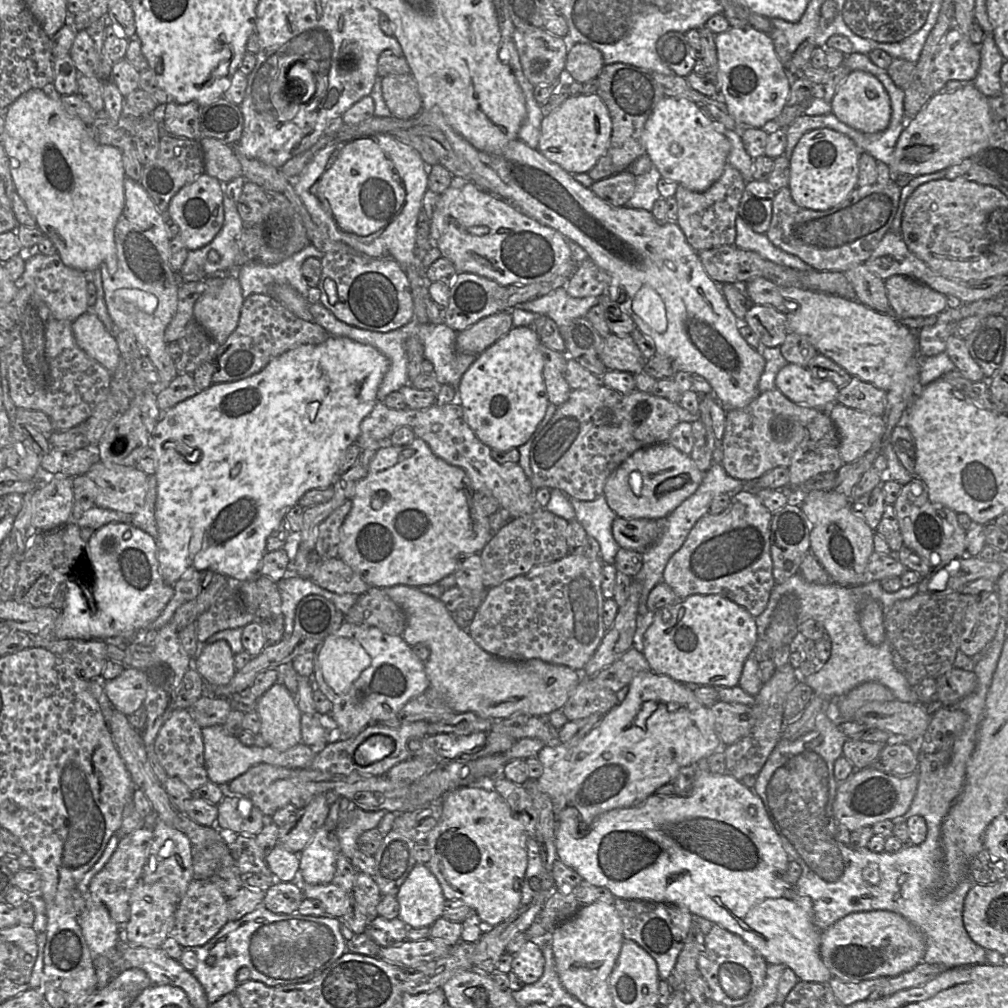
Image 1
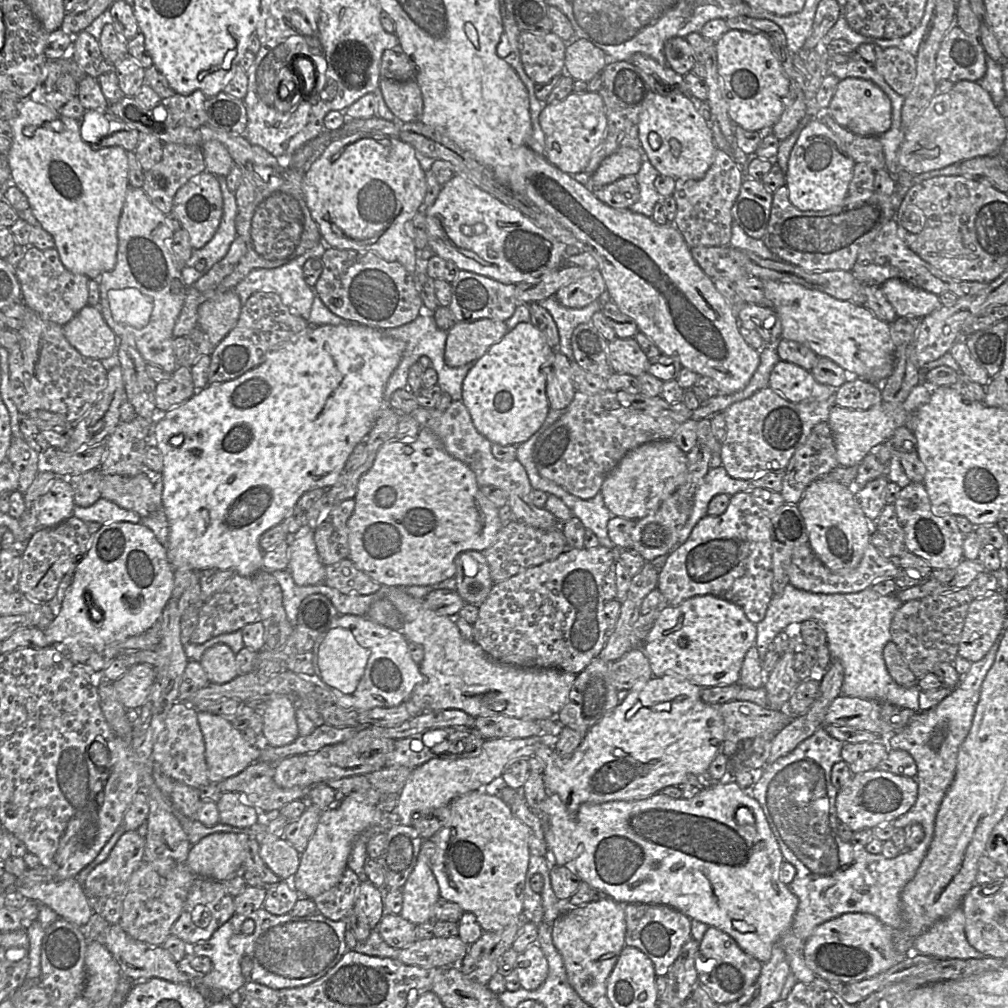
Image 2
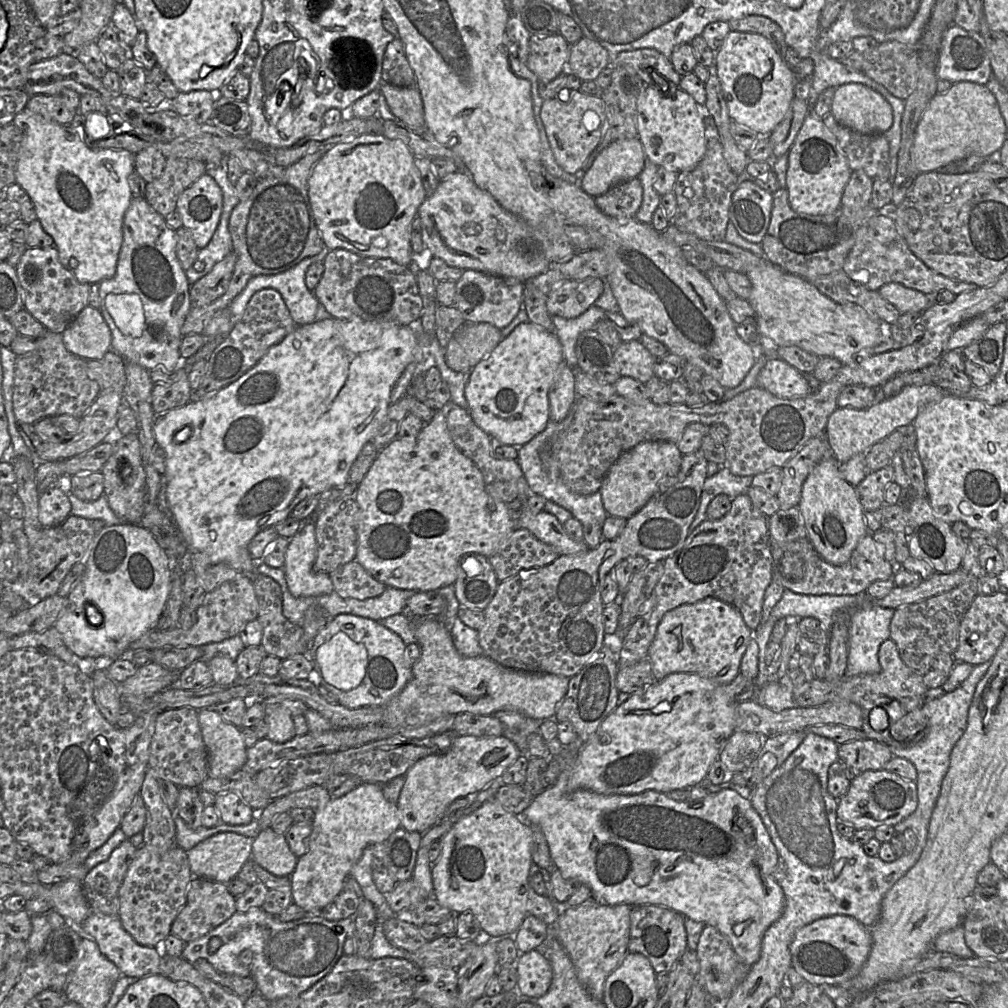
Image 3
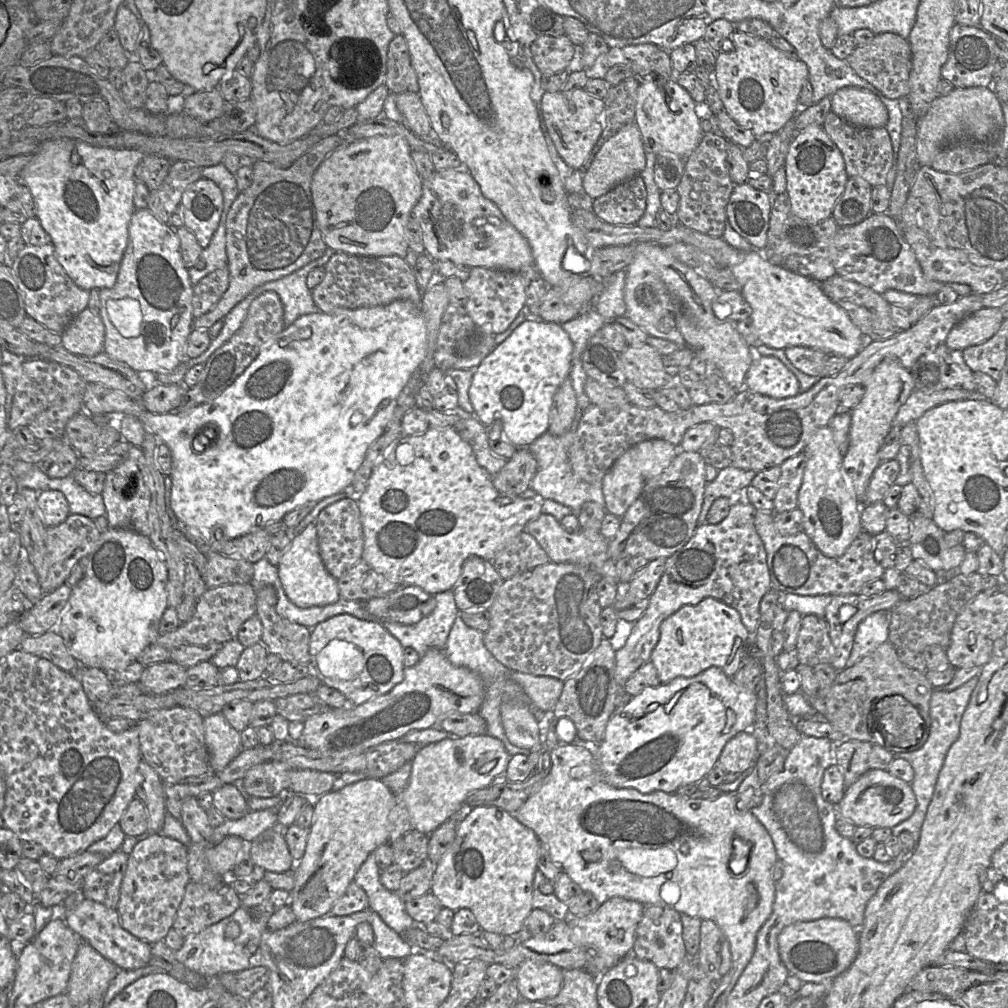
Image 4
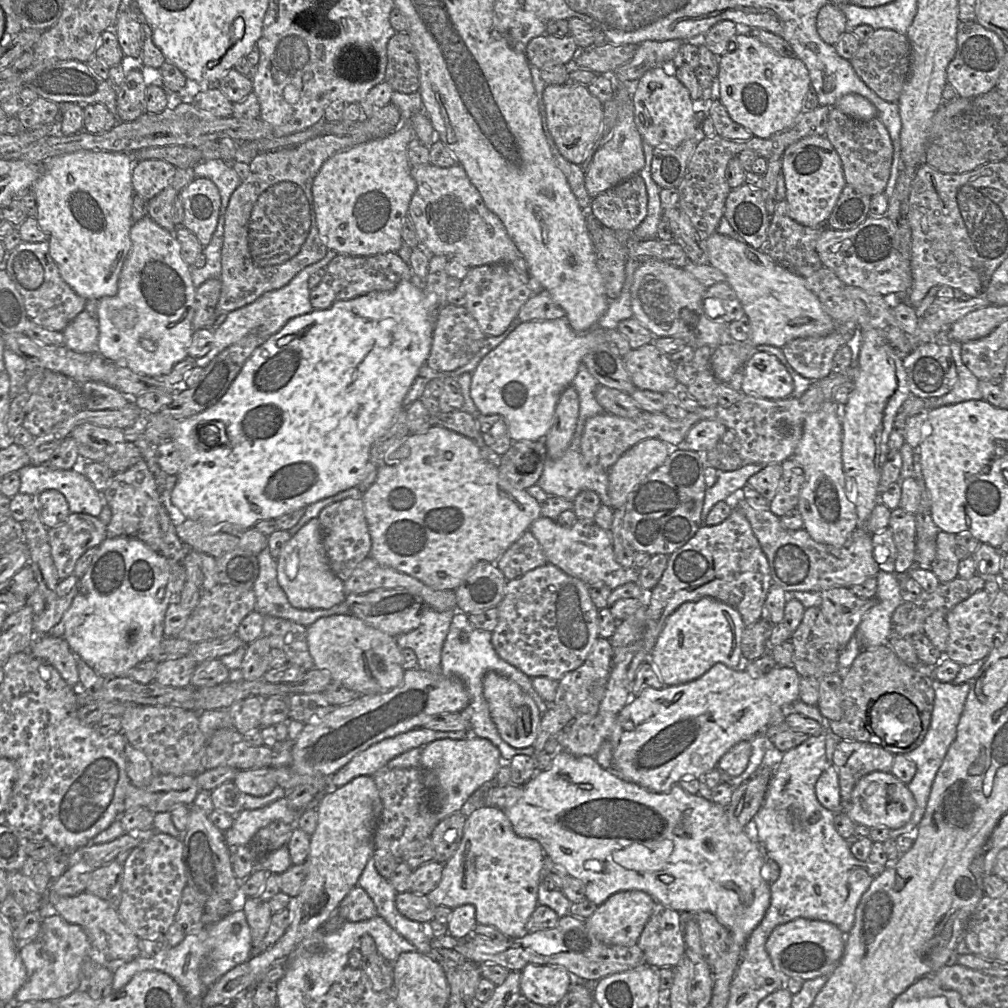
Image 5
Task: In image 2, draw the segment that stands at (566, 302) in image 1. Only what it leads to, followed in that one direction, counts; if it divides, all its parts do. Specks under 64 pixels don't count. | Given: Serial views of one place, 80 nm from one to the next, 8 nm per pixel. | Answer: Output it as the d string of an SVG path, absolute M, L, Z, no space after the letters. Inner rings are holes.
M555 296L538 303L551 314L556 323L560 338L558 351L564 354L570 362L575 361L571 343L572 333L579 324L591 322L593 314L602 311L602 305L598 301L593 301L580 309L568 308L561 305Z

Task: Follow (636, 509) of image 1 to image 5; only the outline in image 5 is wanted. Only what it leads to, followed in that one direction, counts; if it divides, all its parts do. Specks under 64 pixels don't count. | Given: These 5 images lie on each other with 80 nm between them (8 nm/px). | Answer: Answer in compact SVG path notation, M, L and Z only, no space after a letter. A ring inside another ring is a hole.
M648 438L631 447L608 470L608 493L612 502L611 508L624 509L629 494L651 472L661 466L671 453L670 446L659 439Z

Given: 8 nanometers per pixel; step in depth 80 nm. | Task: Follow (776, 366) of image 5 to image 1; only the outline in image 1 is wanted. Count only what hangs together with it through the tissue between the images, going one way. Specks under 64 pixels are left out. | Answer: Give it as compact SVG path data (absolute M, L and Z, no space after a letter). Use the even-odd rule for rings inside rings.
M788 363L776 375L775 387L790 401L829 412L830 407L837 402L839 388L831 381L816 381L811 372L797 364Z

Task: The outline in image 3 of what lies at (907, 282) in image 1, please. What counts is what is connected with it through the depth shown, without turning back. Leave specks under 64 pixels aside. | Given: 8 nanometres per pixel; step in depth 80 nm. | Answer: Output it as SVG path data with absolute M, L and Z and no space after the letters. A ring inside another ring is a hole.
M890 282L879 289L880 295L893 304L900 313L923 312L931 303L933 296L908 288L896 282Z

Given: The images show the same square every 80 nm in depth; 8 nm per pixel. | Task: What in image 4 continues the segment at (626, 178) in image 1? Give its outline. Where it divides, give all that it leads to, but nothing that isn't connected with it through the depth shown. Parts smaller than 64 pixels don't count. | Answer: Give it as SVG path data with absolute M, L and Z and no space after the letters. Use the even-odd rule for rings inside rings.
M636 175L591 201L590 209L608 224L635 225L645 212L646 199L645 183Z

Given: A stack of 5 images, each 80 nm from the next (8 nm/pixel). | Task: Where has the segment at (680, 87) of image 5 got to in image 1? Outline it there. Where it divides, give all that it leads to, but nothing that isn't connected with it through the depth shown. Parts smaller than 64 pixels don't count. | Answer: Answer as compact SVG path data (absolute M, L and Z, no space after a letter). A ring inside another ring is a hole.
M663 97L644 126L646 154L662 178L693 192L705 192L723 174L731 144L692 101L682 97Z

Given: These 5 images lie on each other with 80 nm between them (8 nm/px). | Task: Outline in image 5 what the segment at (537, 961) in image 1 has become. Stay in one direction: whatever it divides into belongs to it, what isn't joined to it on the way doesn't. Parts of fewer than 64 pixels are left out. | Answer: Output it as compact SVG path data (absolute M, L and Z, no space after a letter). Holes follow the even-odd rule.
M529 963L521 970L521 993L540 1005L558 1005L573 982L572 974L561 965Z

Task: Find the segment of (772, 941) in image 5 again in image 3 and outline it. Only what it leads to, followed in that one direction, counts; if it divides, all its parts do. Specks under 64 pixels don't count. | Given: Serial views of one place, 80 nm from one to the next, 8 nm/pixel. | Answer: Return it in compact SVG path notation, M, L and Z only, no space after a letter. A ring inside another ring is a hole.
M833 915L801 927L790 944L791 966L806 982L848 984L865 964L872 947L870 929L851 916Z

